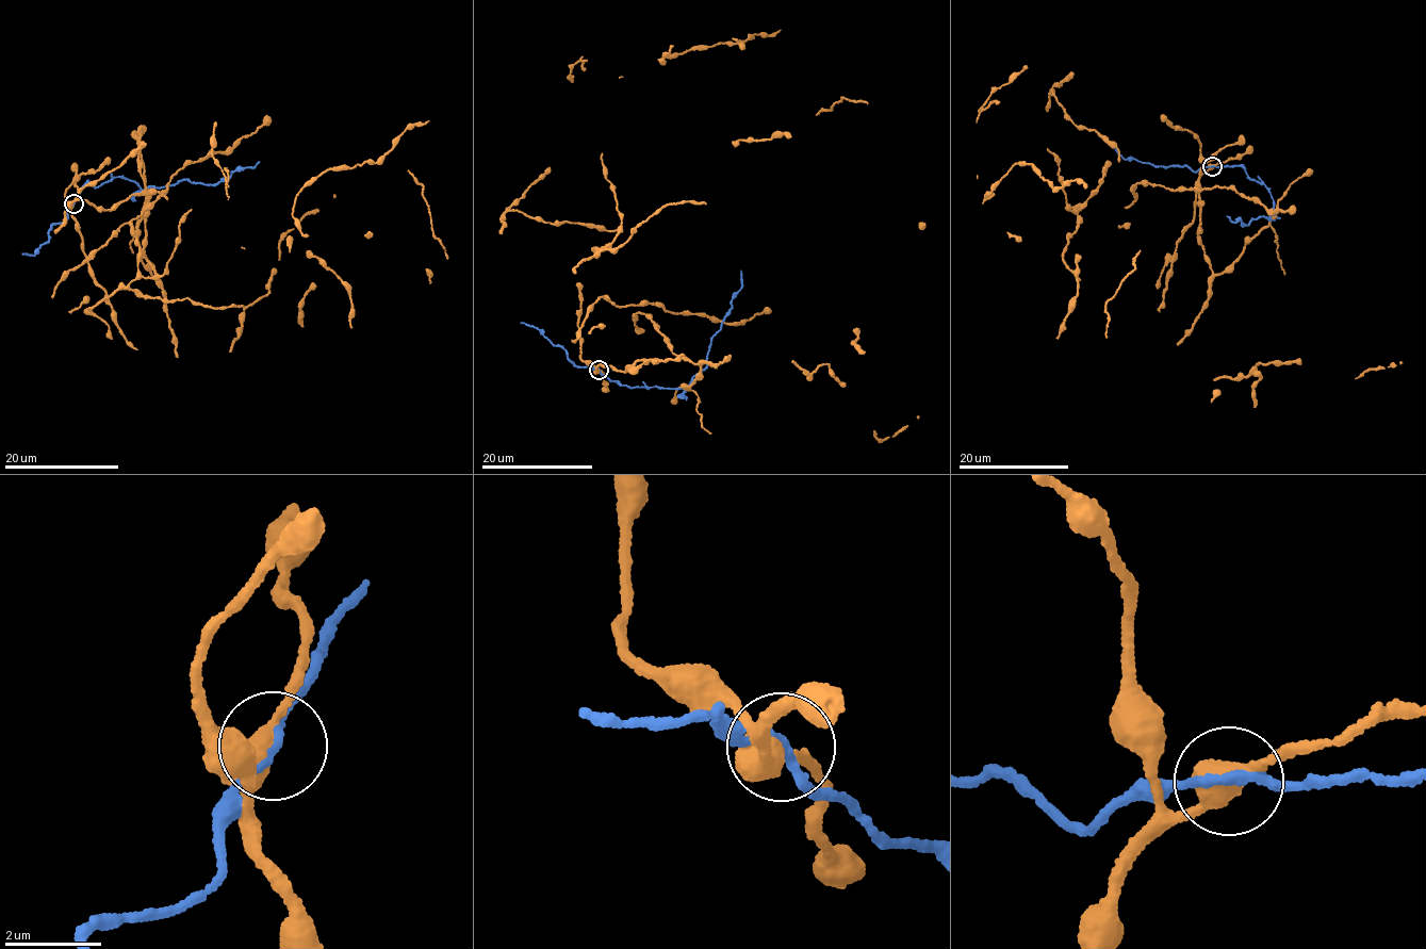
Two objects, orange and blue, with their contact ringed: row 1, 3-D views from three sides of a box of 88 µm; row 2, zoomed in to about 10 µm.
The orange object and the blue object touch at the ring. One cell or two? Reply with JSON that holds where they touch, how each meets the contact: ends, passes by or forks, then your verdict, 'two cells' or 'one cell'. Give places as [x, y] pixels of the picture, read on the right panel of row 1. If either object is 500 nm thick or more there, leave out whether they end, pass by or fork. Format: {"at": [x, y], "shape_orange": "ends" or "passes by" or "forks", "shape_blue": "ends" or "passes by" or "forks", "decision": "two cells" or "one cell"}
{"at": [1212, 166], "shape_orange": "forks", "shape_blue": "passes by", "decision": "one cell"}

